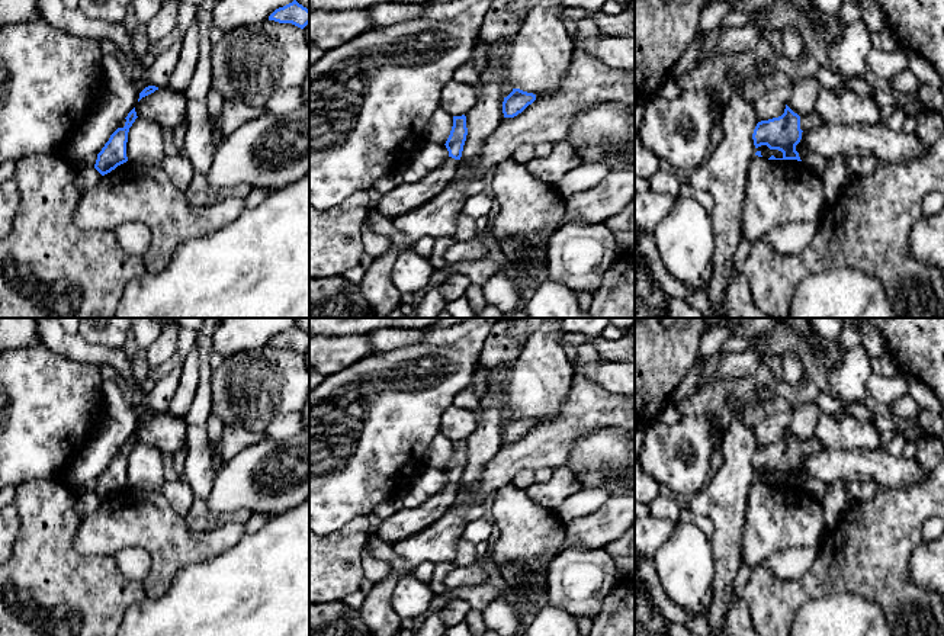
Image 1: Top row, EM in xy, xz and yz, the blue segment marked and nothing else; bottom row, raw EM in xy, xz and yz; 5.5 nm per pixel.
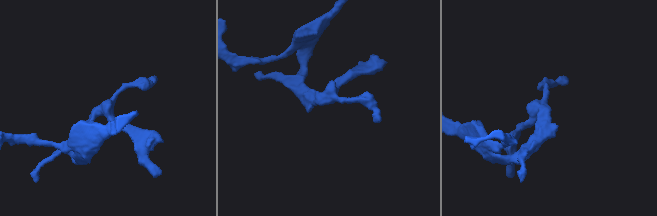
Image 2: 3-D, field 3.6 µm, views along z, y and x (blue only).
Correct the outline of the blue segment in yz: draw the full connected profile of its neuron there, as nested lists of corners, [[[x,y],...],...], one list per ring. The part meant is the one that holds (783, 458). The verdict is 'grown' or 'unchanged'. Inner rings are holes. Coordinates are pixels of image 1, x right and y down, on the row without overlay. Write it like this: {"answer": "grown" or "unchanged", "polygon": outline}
{"answer": "grown", "polygon": [[[786,430],[781,441],[757,449],[752,459],[754,470],[755,473],[767,470],[770,475],[778,475],[783,478],[781,484],[771,481],[768,485],[802,486],[796,476],[796,470],[802,465],[802,457],[818,454],[822,450],[823,446],[818,440],[810,439],[807,441],[799,441]]]}

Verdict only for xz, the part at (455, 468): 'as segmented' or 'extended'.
extended

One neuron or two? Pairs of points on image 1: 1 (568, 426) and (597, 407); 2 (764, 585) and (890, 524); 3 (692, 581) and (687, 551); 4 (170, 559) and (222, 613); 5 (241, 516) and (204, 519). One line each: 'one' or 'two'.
1: one
2: one
3: one
4: two
5: one

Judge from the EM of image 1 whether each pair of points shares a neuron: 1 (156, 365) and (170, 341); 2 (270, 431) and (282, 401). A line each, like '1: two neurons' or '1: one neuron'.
1: one neuron
2: two neurons

